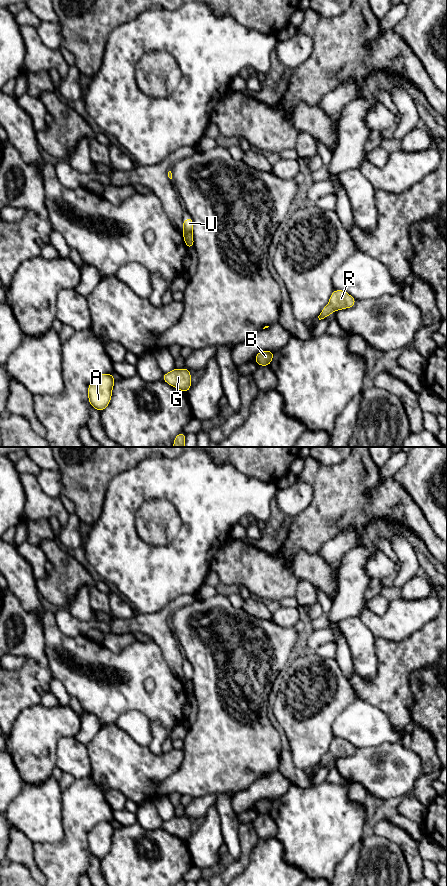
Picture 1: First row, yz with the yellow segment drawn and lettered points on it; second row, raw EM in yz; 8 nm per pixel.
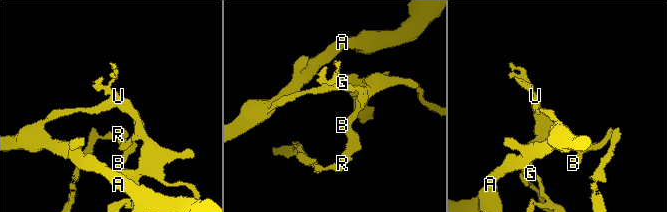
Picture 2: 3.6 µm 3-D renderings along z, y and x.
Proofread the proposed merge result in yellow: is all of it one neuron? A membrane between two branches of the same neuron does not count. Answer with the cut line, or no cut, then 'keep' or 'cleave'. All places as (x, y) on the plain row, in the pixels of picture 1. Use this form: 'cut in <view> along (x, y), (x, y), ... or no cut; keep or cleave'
cut in yz along (191, 680), (183, 683); cleave

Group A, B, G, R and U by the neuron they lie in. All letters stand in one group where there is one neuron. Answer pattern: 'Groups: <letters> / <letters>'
Groups: A U / B G R

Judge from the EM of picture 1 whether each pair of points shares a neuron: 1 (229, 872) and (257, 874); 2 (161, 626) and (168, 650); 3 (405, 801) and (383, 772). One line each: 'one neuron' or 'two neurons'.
1: two neurons
2: one neuron
3: two neurons

